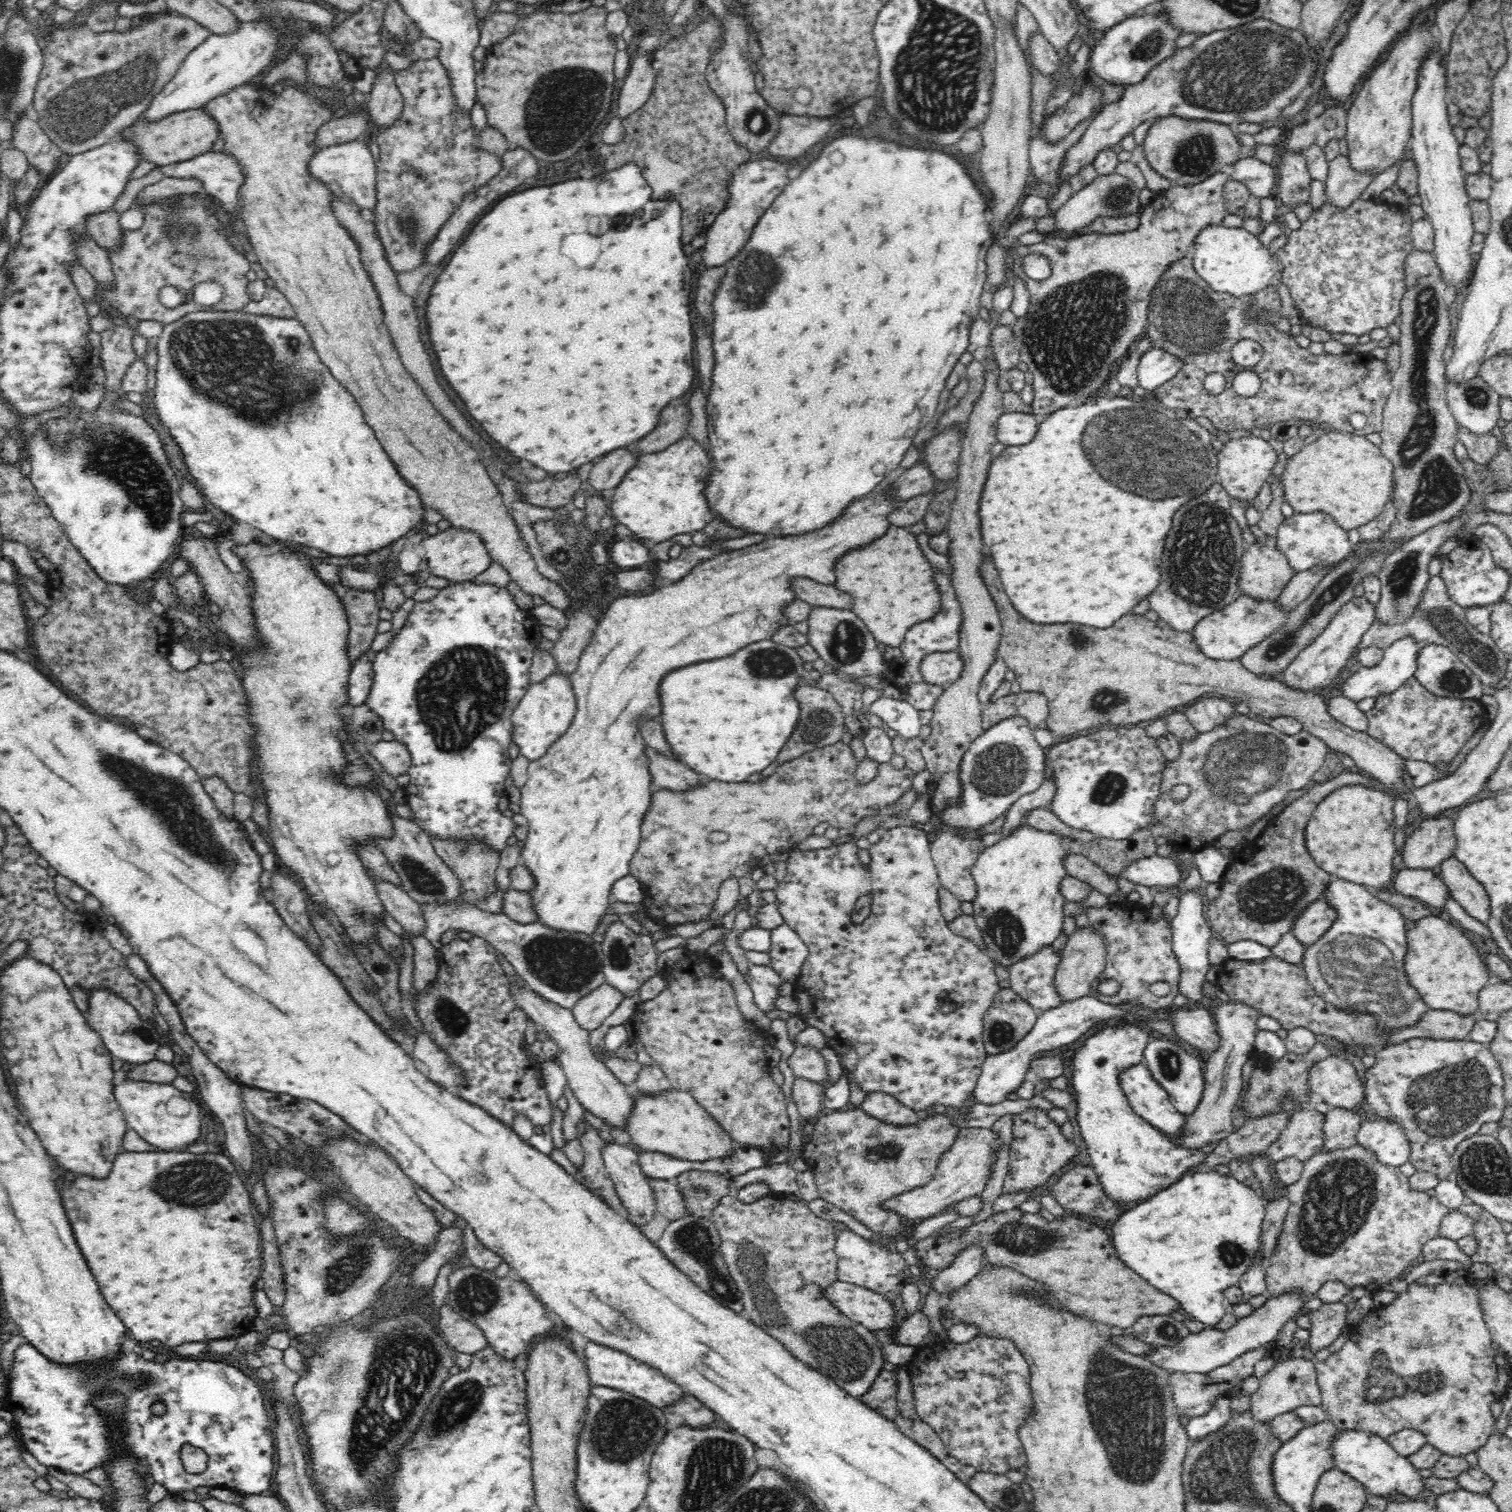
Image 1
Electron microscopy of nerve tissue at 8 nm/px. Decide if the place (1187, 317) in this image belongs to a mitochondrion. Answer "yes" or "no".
yes

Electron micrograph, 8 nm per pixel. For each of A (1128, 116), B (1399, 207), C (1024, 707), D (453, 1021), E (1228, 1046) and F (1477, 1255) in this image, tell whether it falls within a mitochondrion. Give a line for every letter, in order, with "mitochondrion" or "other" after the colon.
A: other
B: other
C: other
D: mitochondrion
E: other
F: other

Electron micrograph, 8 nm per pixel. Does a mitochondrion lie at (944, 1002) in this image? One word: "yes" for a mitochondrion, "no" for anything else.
yes

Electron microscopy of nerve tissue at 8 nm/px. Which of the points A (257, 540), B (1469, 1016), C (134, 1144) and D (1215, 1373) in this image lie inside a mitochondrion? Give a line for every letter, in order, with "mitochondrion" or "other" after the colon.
A: other
B: other
C: other
D: other

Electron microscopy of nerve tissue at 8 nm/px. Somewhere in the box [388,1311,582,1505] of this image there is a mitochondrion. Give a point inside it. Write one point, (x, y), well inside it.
(457, 1408)

